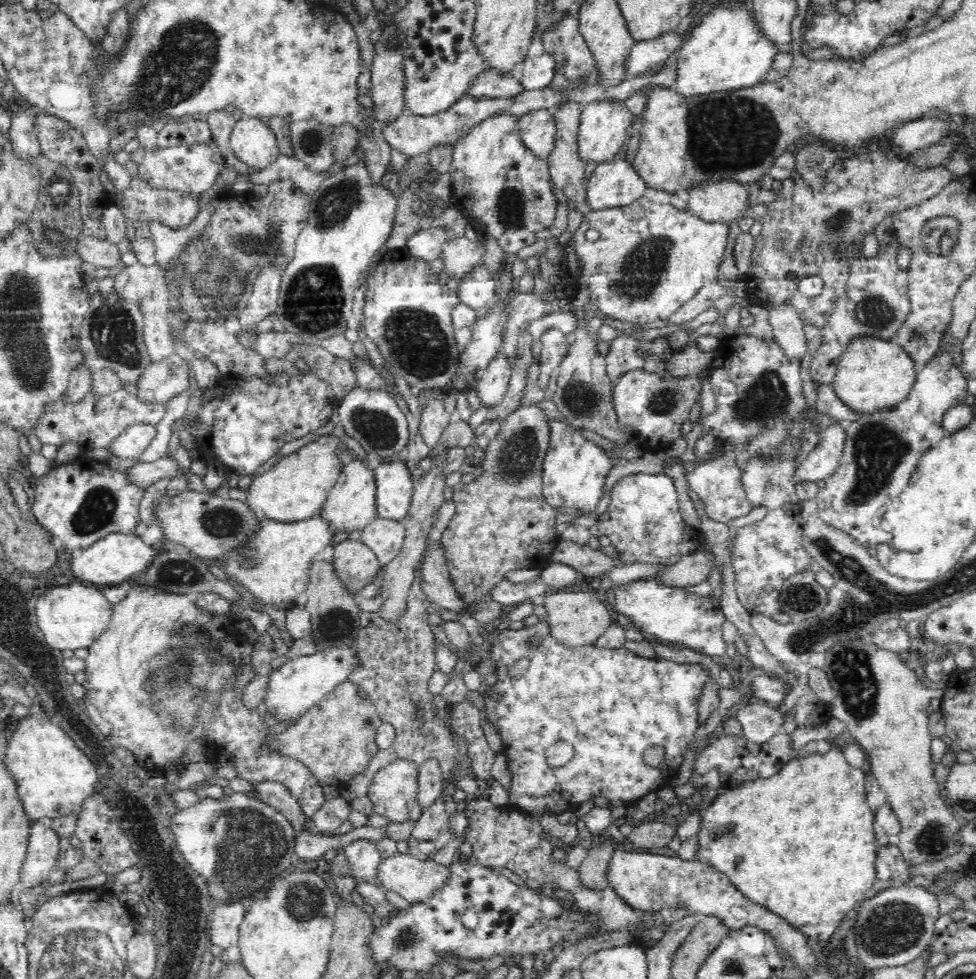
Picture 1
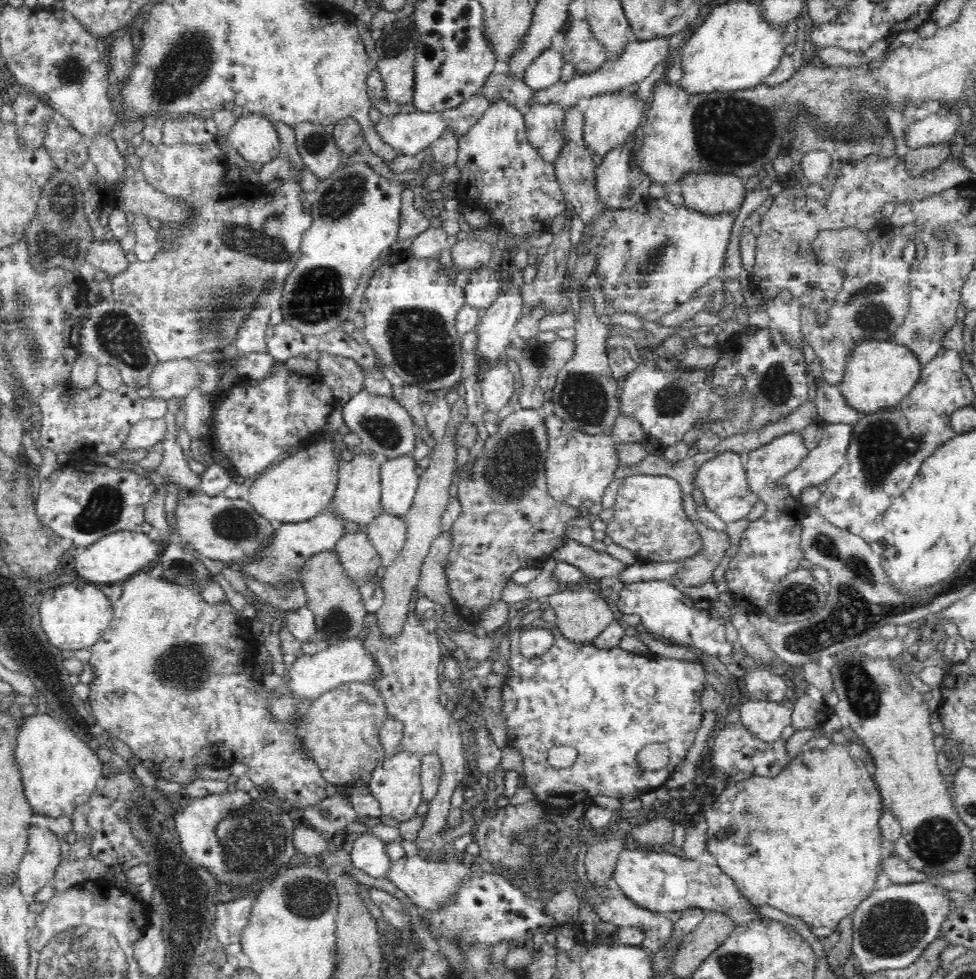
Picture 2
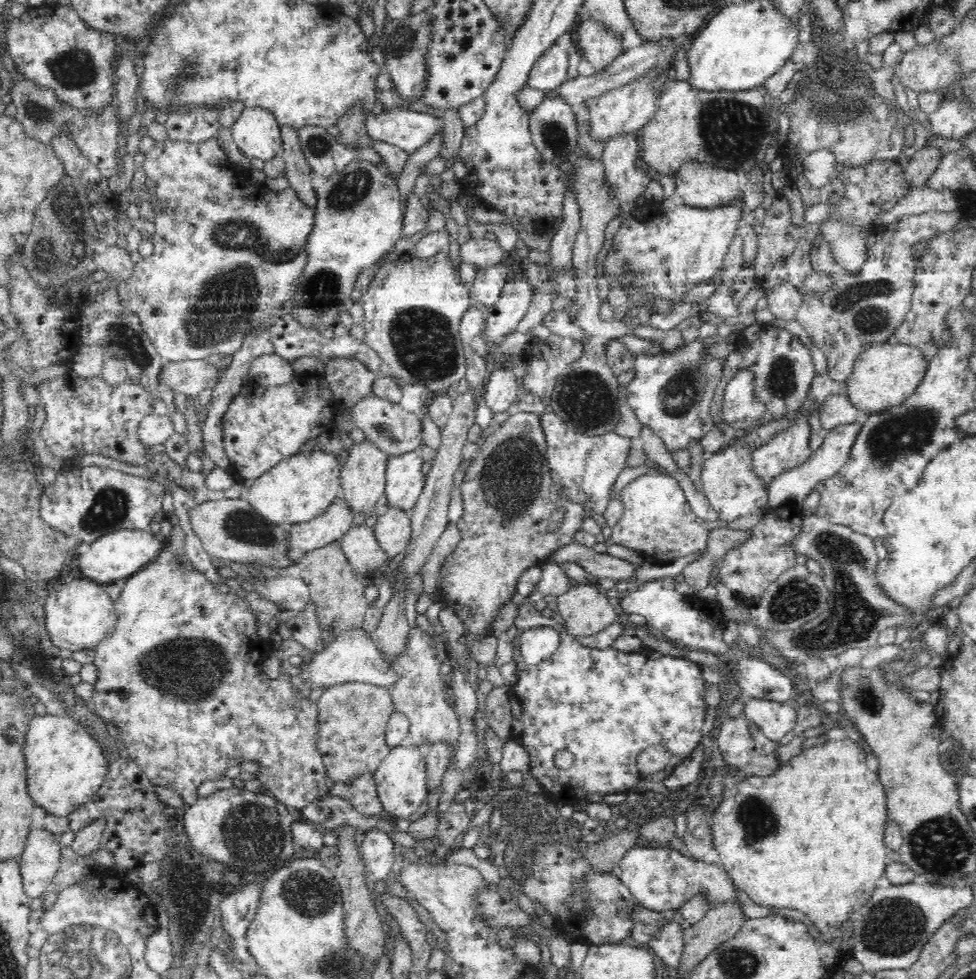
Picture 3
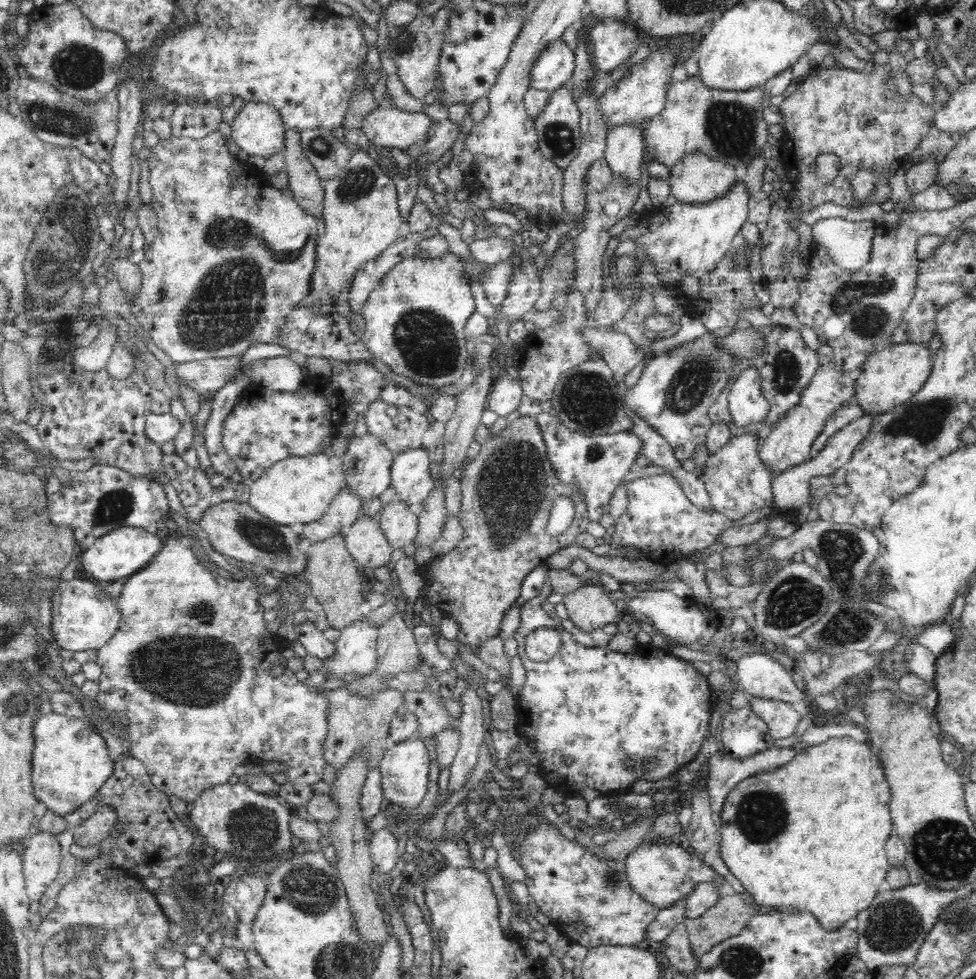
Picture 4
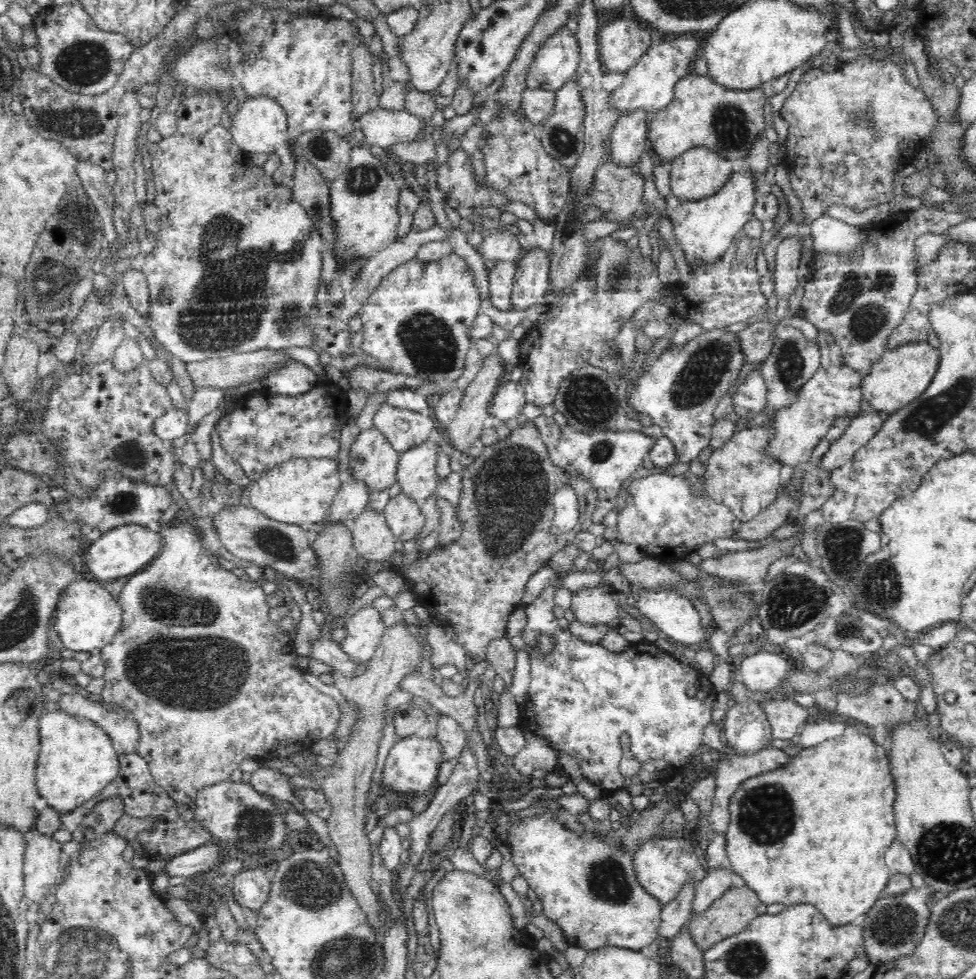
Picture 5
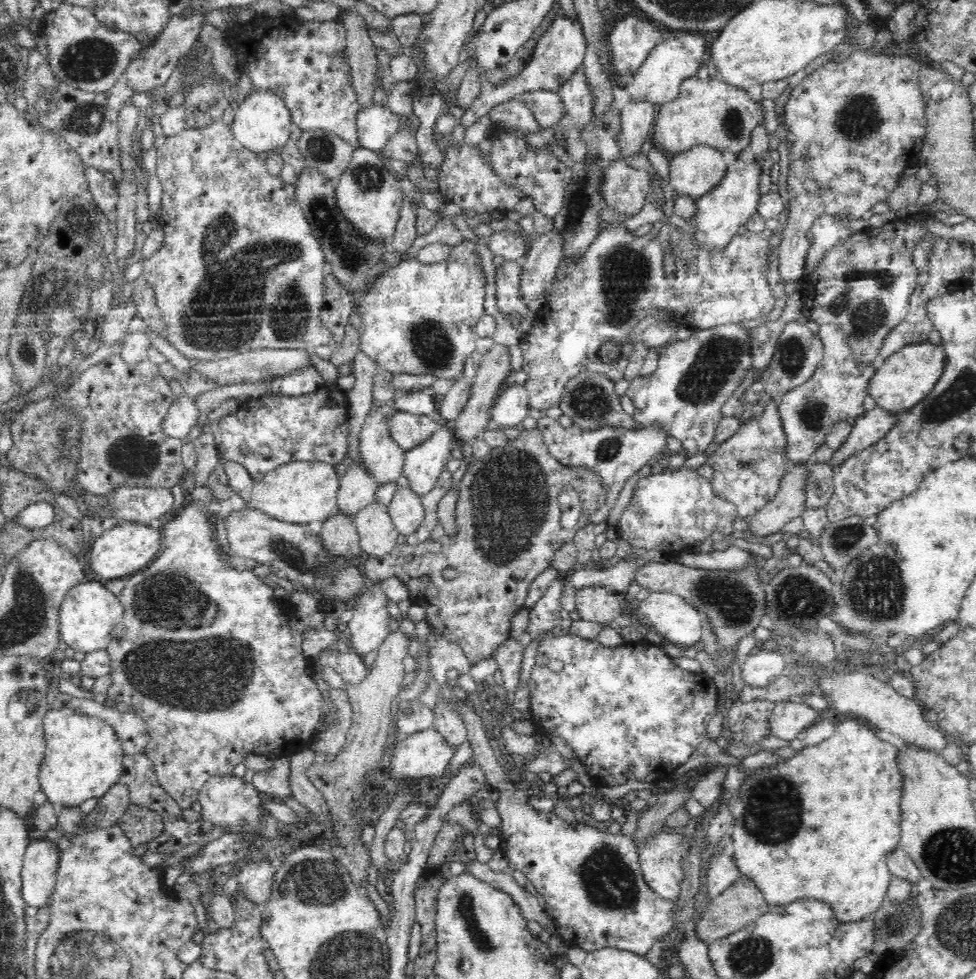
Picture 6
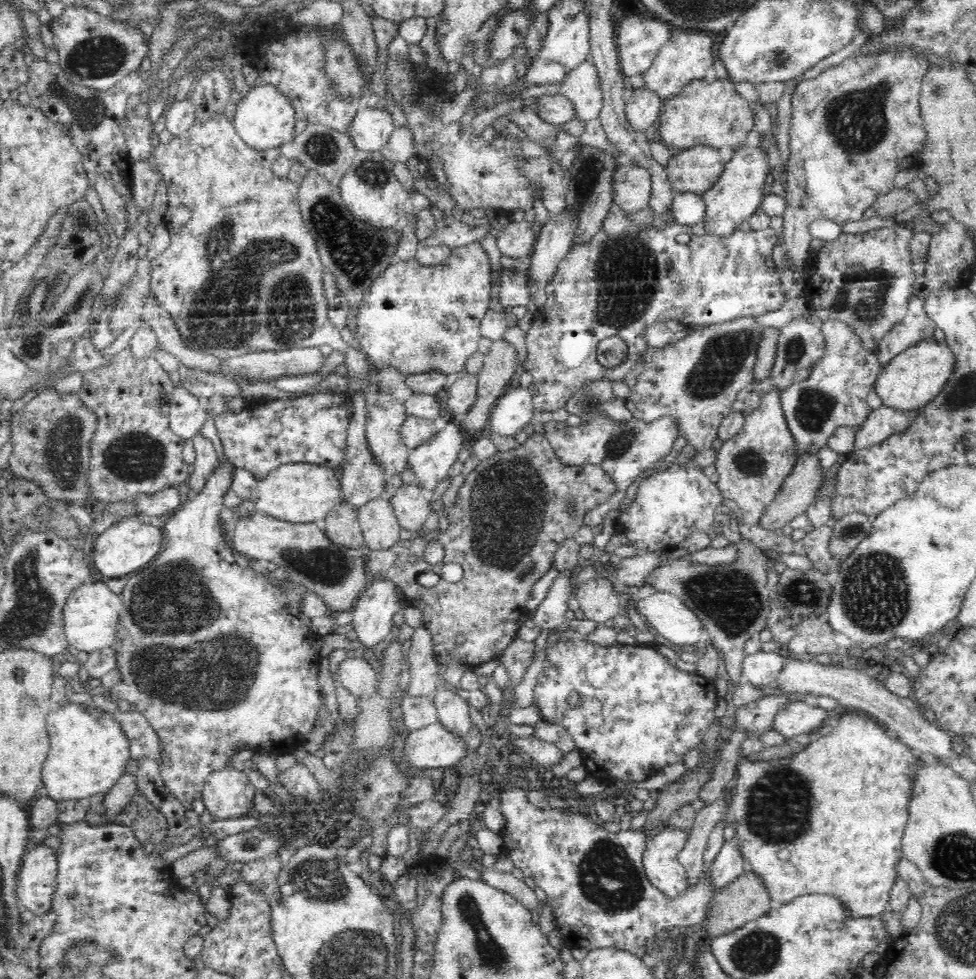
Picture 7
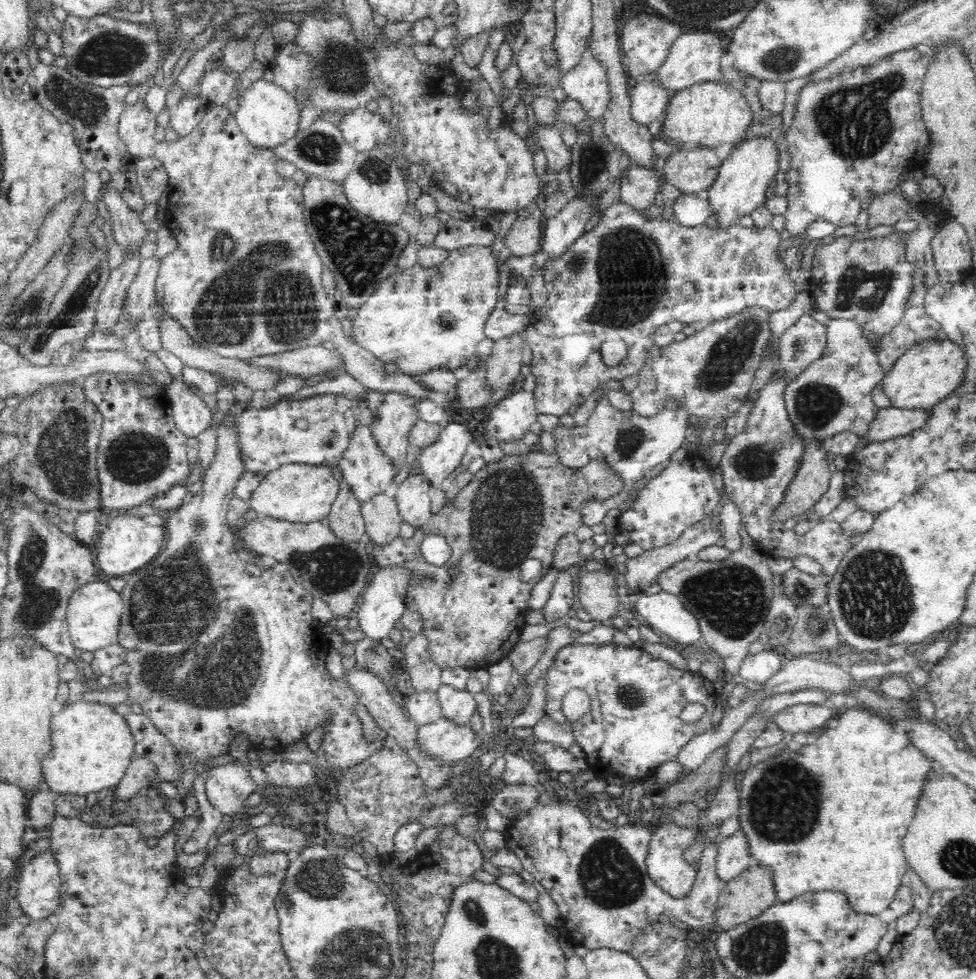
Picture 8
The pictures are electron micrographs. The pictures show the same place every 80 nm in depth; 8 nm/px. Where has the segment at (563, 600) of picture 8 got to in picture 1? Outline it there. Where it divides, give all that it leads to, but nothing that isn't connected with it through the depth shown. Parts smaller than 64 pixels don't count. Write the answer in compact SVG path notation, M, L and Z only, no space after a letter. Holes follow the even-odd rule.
M547 621L539 622L538 624L532 624L532 626L512 626L506 631L502 631L498 635L499 642L493 644L489 651L488 662L494 674L496 675L496 683L490 686L485 686L483 691L483 700L481 702L482 713L485 720L492 721L498 731L501 732L501 738L503 741L502 753L506 756L506 762L510 772L512 773L511 788L508 789L509 800L512 805L520 807L522 811L528 811L528 813L540 813L540 816L544 814L556 815L562 812L570 811L574 813L582 804L582 801L596 798L596 796L602 796L609 802L610 808L614 806L628 805L632 802L638 802L644 795L650 794L650 792L656 792L660 788L666 786L671 780L678 766L682 764L684 760L684 754L688 752L690 748L690 742L694 742L694 734L698 728L700 728L700 721L698 721L698 708L700 697L702 696L702 689L710 676L708 670L702 664L678 664L678 662L668 662L668 660L661 660L660 658L644 658L636 656L635 653L630 652L627 648L600 648L592 644L584 644L584 646L569 646L563 644L560 640L553 636L550 624ZM534 636L542 636L542 642L540 646L530 646L530 638ZM526 658L528 660L528 666L526 670L522 672L522 676L511 676L512 668L508 668L514 665L518 660ZM490 692L499 694L499 699L493 704L490 701L485 700L485 695ZM554 742L570 742L576 750L576 756L572 758L570 764L566 764L564 768L553 768L547 763L545 757L546 750L550 747L550 744ZM646 746L664 746L666 748L666 760L658 766L658 768L650 768L642 758L642 752L646 750Z

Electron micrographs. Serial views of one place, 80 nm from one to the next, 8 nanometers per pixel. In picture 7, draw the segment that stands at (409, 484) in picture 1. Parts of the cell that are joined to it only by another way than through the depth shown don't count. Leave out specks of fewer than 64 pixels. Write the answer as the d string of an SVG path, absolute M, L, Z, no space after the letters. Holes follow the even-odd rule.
M453 420L428 442L410 450L407 464L416 476L416 485L428 493L436 488L448 476L448 470L454 466L462 448L469 442L460 422Z

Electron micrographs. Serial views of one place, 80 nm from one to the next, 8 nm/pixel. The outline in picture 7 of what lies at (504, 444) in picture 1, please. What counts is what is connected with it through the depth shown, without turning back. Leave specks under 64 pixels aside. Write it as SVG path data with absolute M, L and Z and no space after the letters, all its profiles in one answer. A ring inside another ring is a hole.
M534 432L528 440L516 450L498 451L486 460L479 460L476 468L465 476L458 498L444 512L448 520L446 530L417 535L408 540L397 540L385 549L367 550L367 572L375 579L388 577L400 587L406 595L408 607L418 608L424 614L423 626L430 632L433 641L435 660L445 667L468 666L474 668L486 664L492 659L500 659L506 648L519 637L520 621L530 613L527 601L531 589L548 569L553 567L555 552L565 539L573 537L582 528L583 518L588 509L602 504L618 490L616 481L604 471L600 464L568 466L560 462L545 434ZM431 538L436 538L446 547L446 558L442 564L428 564L424 558L424 547ZM455 562L463 568L463 577L458 582L448 582L442 576L432 588L424 588L418 583L418 576L428 570L440 575L442 566ZM532 563L535 571L530 577L528 564Z

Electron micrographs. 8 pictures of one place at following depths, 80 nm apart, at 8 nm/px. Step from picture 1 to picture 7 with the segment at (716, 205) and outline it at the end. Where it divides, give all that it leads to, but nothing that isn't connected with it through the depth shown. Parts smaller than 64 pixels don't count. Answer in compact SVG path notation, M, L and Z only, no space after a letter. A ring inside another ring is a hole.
M695 145L674 151L665 170L670 183L678 193L703 195L720 178L725 162L716 148Z

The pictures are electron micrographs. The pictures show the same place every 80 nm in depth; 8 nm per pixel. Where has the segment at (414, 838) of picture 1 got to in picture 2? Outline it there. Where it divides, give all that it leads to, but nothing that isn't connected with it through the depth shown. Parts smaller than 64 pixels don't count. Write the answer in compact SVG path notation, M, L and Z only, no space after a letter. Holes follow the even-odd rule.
M415 611L409 613L409 618L404 626L404 633L396 641L386 641L386 639L382 639L382 635L380 635L380 631L378 631L376 613L368 613L368 616L365 619L365 625L368 634L363 640L364 645L366 645L366 648L370 649L374 656L376 656L379 668L381 668L381 676L383 676L380 681L372 682L372 684L376 684L376 687L383 693L386 707L388 707L388 717L396 717L404 721L405 726L402 743L394 750L387 750L384 759L402 749L412 751L412 753L418 753L420 756L432 751L438 751L440 757L442 757L442 792L428 802L428 812L426 812L428 820L426 820L424 828L418 832L418 838L414 841L418 848L419 856L425 858L426 856L430 856L430 854L436 854L436 852L442 850L446 844L452 843L454 839L463 834L471 833L474 830L476 822L471 818L471 820L465 822L462 821L452 828L448 826L447 822L448 812L450 812L450 808L452 808L450 805L450 798L456 793L456 788L462 784L462 780L464 780L464 776L466 776L466 768L464 768L464 750L462 746L462 738L460 738L462 737L463 732L460 730L461 722L458 719L457 710L452 706L444 706L444 704L440 702L441 685L440 680L438 680L438 676L440 676L438 666L440 666L442 662L440 659L440 654L442 654L440 640L438 640L435 632L430 633L424 628L421 622L421 617ZM426 842L432 844L432 850L430 850L428 854L423 853L421 850L421 848L426 848L426 846L424 846Z

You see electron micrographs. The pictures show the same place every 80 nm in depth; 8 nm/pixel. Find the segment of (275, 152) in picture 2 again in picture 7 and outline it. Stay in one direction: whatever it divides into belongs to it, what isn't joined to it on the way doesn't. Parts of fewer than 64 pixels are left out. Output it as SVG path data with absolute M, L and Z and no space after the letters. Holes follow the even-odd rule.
M255 82L252 88L246 89L236 100L237 109L233 122L236 131L251 148L266 151L284 146L294 139L297 122L295 106L276 85Z

